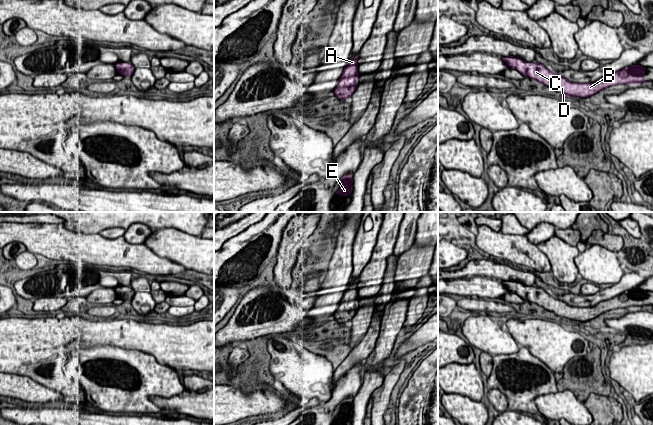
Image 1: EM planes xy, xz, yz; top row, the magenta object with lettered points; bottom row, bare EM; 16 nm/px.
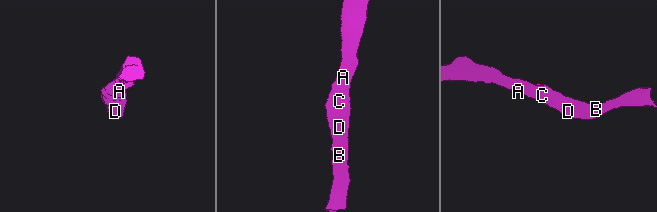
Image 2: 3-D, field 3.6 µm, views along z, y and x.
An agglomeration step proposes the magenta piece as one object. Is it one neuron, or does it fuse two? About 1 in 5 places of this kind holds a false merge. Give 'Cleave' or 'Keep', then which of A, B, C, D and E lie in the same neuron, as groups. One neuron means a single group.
Keep. Groups: A B C D E

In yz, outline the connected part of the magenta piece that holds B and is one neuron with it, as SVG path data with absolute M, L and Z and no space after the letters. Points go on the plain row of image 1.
M513 280L501 282L511 293L518 294L523 300L528 300L530 303L540 305L555 313L560 320L567 322L585 322L613 309L643 308L645 306L645 291L636 288L600 302L594 307L574 307L555 298L538 286L526 287L521 282Z

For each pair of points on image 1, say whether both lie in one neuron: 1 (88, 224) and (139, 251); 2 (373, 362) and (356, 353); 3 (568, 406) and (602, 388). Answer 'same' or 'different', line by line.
1: different
2: different
3: different

